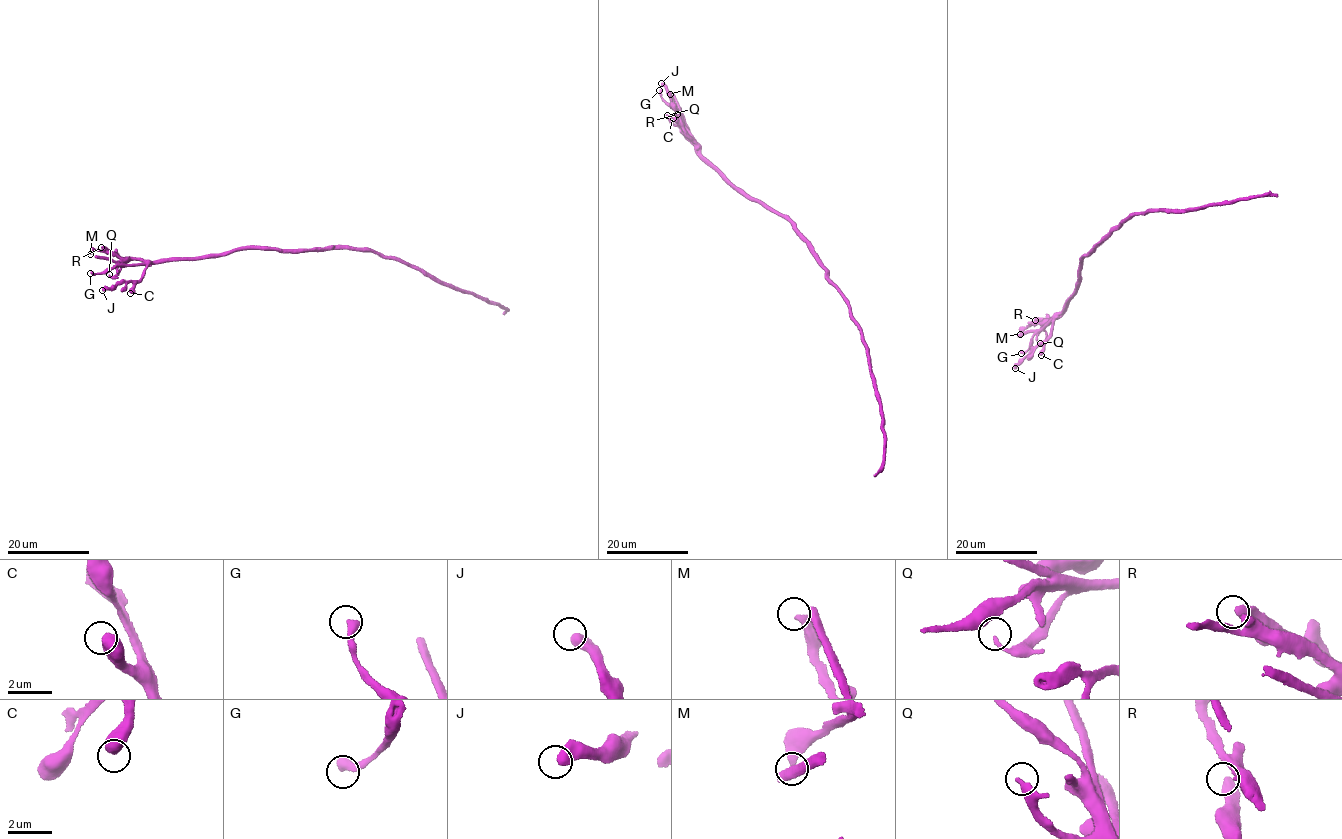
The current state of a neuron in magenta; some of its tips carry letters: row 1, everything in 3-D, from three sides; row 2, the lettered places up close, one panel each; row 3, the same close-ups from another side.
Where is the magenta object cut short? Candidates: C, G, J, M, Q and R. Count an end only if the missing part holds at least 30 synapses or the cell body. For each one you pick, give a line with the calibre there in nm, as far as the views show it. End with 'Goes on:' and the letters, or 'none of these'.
Goes on: none of these

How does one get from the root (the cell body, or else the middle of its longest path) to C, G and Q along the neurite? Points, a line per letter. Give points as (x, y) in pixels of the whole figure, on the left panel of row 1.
C: (324, 248), (310, 250), (249, 248), (190, 259), (164, 259), (146, 267), (144, 277), (130, 293)
G: (324, 248), (310, 250), (249, 248), (190, 259), (172, 257), (152, 264), (121, 264), (90, 273)
Q: (324, 248), (242, 248), (190, 259), (172, 257), (152, 264), (148, 261), (127, 265), (114, 276), (109, 274)

